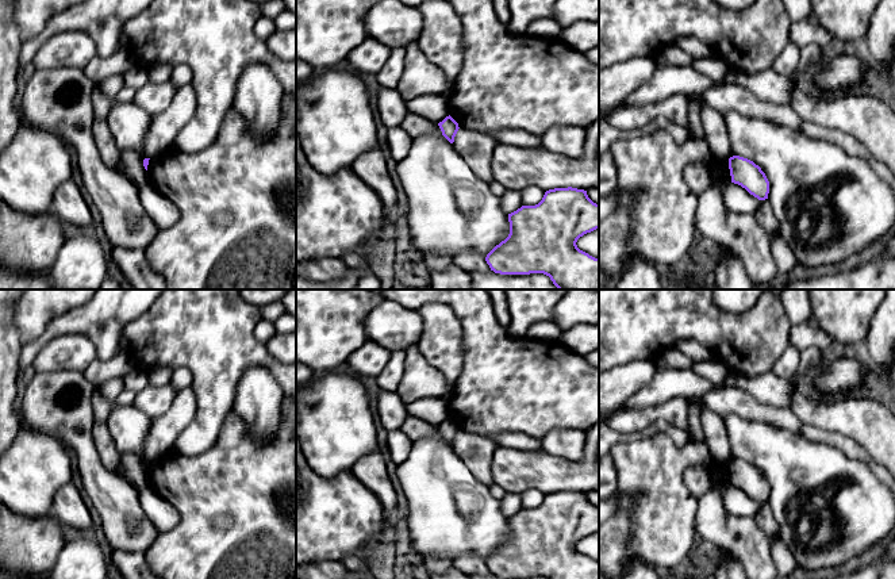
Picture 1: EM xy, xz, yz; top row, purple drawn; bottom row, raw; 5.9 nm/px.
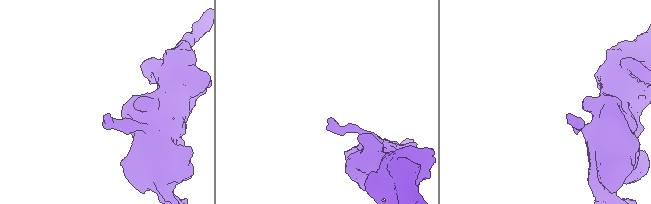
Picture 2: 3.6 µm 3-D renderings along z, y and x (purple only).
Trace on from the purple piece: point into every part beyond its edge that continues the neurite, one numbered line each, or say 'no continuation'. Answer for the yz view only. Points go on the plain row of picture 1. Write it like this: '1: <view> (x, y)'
no continuation

